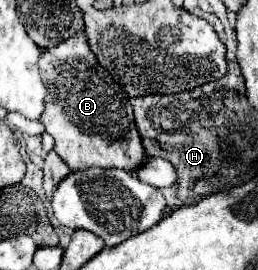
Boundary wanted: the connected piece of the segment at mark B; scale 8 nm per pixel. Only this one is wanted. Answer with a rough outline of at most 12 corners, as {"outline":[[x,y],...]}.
{"outline":[[85,29],[43,49],[41,123],[69,169],[133,171],[129,95]]}

